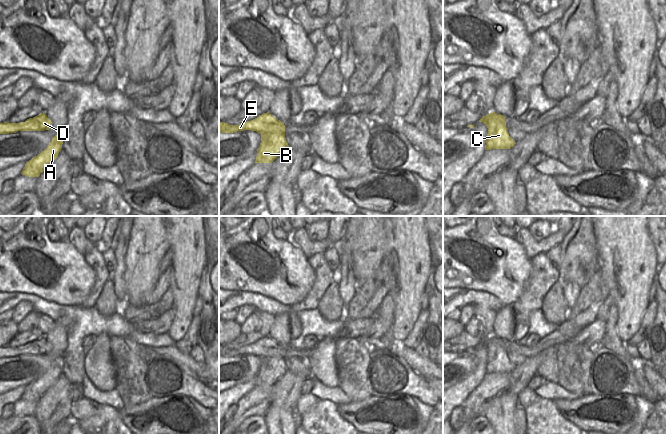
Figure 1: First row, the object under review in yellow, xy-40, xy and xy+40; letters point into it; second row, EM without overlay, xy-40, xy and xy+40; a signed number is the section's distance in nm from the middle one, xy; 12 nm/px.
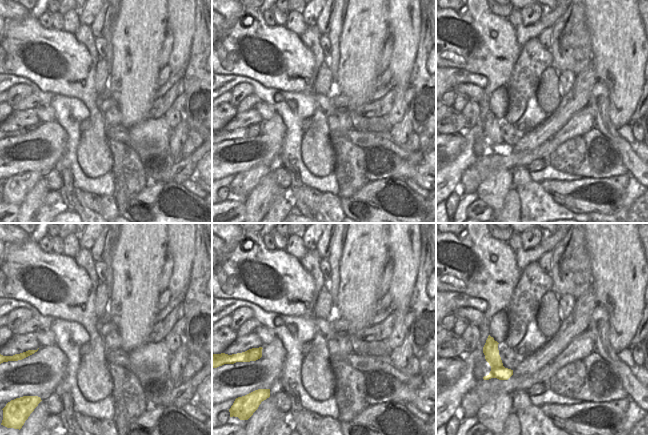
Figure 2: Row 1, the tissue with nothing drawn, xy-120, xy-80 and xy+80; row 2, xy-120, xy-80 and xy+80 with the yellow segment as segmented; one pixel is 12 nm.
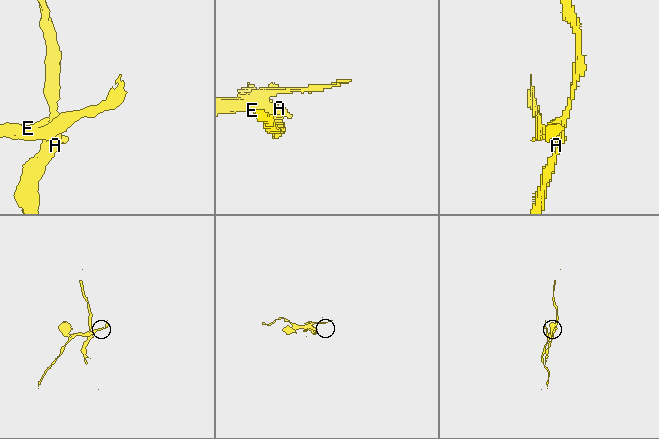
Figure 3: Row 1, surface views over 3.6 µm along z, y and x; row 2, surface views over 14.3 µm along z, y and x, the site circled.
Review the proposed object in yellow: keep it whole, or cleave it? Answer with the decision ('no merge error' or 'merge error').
merge error

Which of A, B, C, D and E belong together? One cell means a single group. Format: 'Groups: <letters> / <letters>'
Groups: A B C / D E

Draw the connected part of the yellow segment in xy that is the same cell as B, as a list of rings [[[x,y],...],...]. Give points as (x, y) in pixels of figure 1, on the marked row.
[[[283,130],[273,133],[262,133],[261,143],[257,149],[254,163],[272,163],[287,147],[289,145]]]

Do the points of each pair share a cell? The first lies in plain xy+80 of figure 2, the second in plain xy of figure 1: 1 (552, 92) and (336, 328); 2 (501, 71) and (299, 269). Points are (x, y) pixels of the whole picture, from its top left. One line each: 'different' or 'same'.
1: different
2: same

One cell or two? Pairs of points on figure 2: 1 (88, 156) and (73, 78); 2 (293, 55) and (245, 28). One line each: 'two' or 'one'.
1: one
2: one

